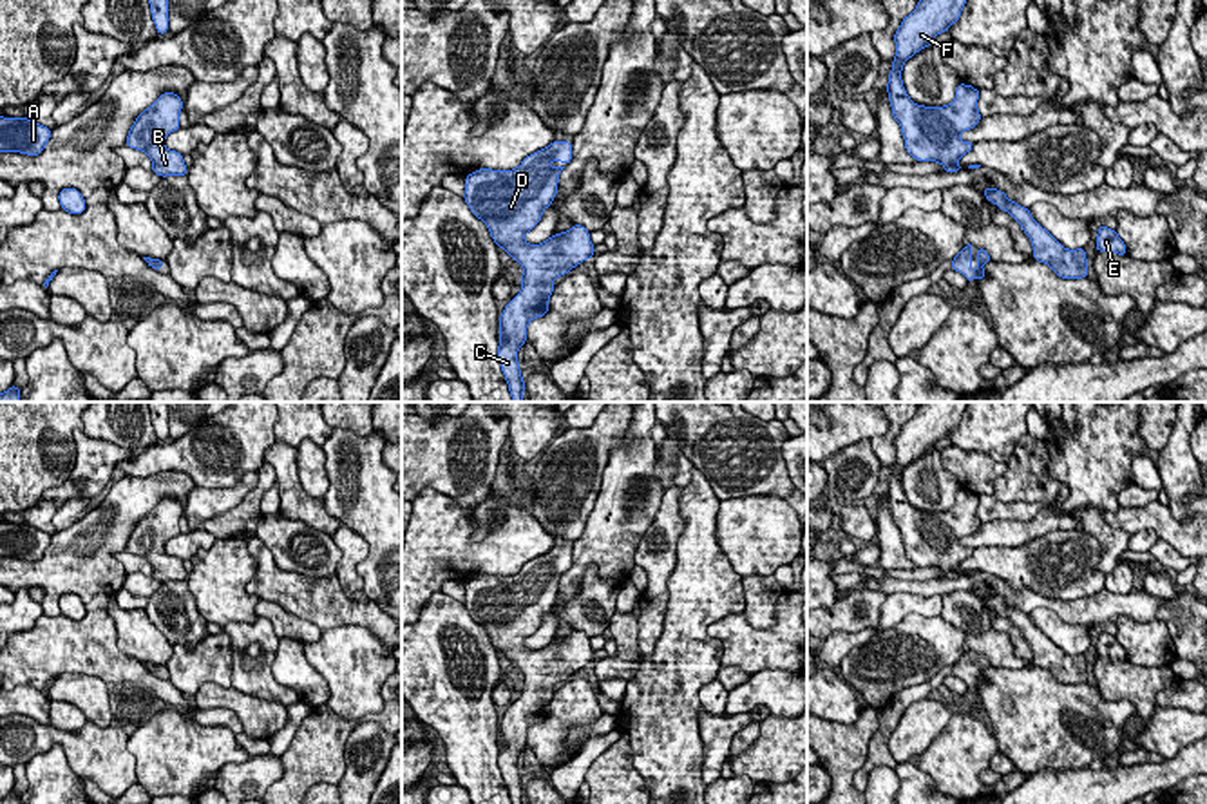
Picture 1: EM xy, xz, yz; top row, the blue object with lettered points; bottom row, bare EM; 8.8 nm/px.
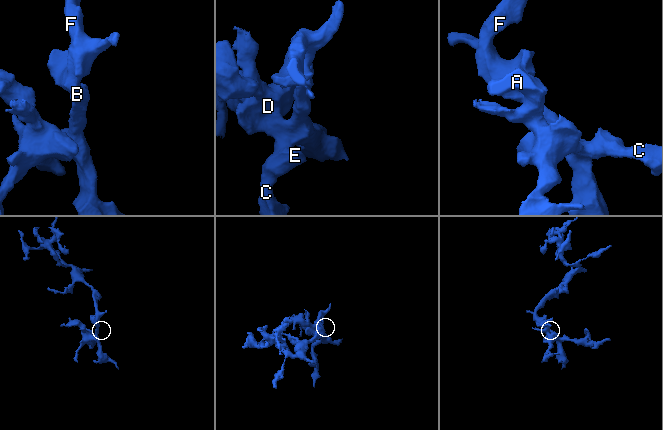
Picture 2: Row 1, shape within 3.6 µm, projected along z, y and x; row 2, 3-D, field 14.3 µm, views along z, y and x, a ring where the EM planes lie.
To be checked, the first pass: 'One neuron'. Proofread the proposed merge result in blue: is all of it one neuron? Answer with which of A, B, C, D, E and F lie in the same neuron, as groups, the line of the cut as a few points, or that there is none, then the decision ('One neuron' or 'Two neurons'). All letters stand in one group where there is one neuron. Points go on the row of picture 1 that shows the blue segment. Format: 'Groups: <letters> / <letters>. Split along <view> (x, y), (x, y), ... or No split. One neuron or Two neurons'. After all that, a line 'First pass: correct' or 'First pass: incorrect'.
Groups: A B C D E F. No split. One neuron
First pass: correct

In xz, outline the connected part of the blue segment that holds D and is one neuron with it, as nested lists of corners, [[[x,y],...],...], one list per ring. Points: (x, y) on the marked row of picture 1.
[[[552,141],[527,156],[518,168],[478,168],[465,177],[463,199],[470,212],[487,225],[494,243],[523,266],[521,292],[499,315],[498,335],[498,360],[512,402],[523,402],[525,380],[518,349],[527,340],[528,322],[548,311],[554,279],[594,255],[590,232],[581,225],[539,244],[525,241],[525,234],[541,221],[543,210],[552,206],[559,174],[570,161],[572,143]]]

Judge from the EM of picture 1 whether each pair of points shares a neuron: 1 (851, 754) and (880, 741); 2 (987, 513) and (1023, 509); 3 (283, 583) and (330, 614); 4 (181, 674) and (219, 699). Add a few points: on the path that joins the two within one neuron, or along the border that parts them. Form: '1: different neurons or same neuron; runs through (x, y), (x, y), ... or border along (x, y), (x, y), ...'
1: different neurons; border along (876, 710), (878, 730), (853, 784)
2: same neuron; runs through (996, 509), (1014, 509)
3: same neuron; runs through (294, 593), (319, 603)
4: different neurons; border along (230, 685), (205, 683), (194, 696)

